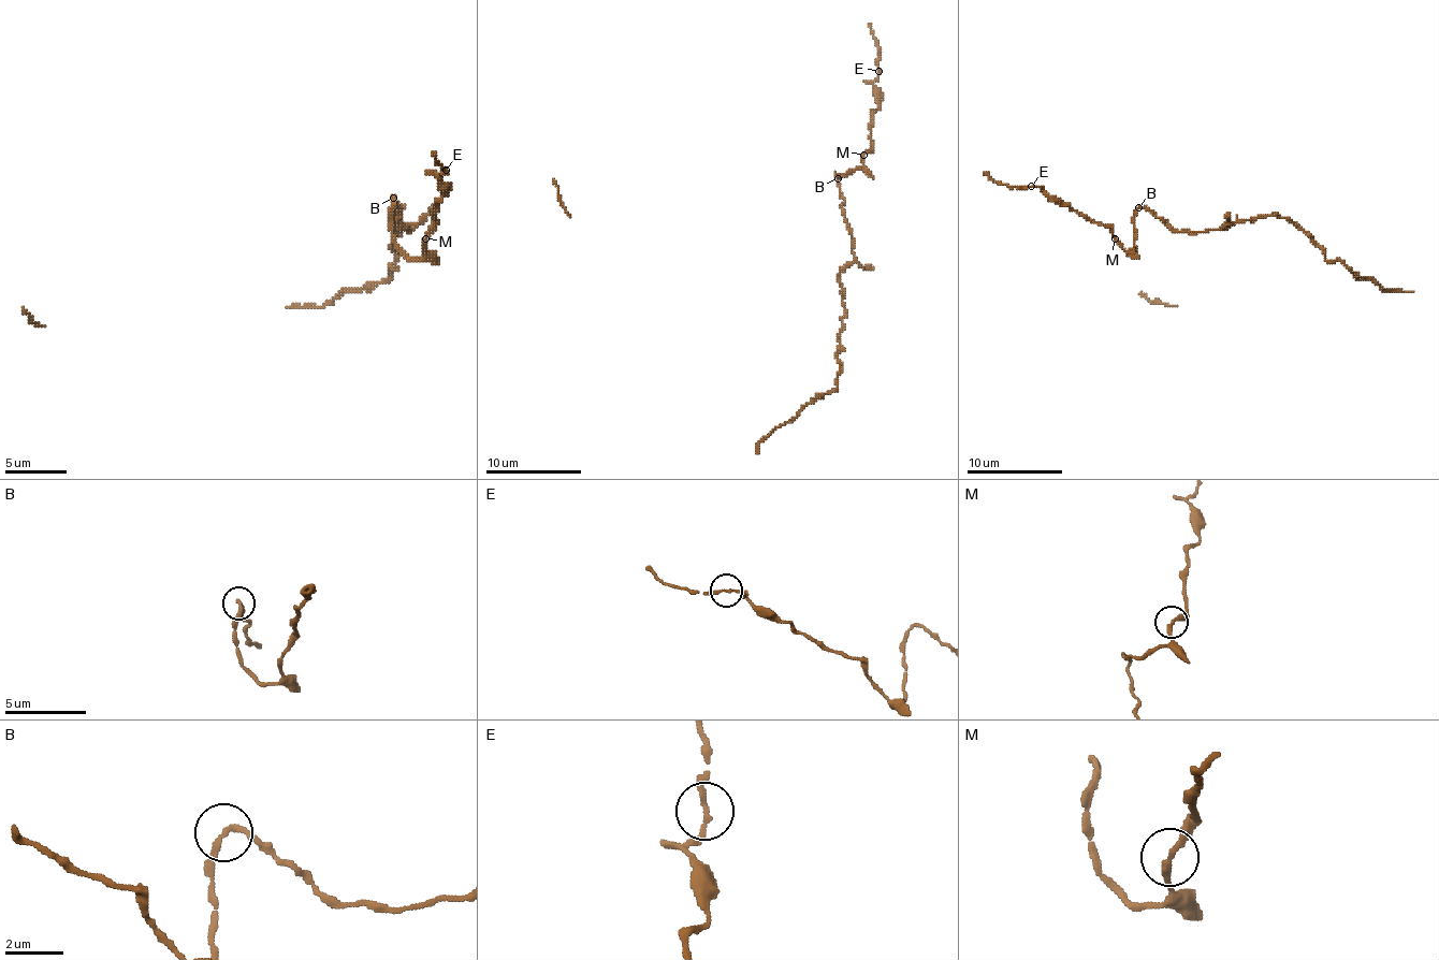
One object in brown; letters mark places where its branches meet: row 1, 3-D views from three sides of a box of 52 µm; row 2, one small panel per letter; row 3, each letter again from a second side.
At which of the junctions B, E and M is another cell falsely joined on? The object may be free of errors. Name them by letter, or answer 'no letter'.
no letter

